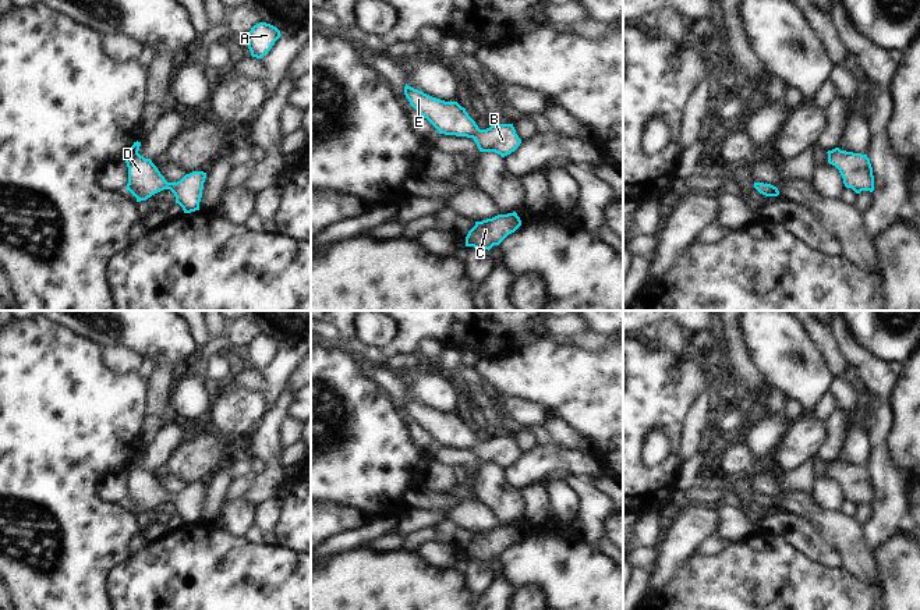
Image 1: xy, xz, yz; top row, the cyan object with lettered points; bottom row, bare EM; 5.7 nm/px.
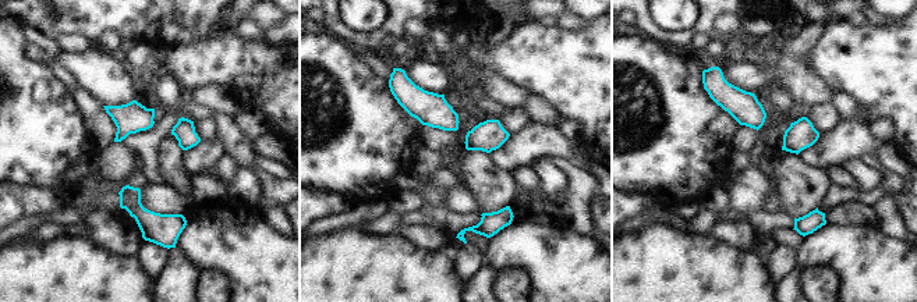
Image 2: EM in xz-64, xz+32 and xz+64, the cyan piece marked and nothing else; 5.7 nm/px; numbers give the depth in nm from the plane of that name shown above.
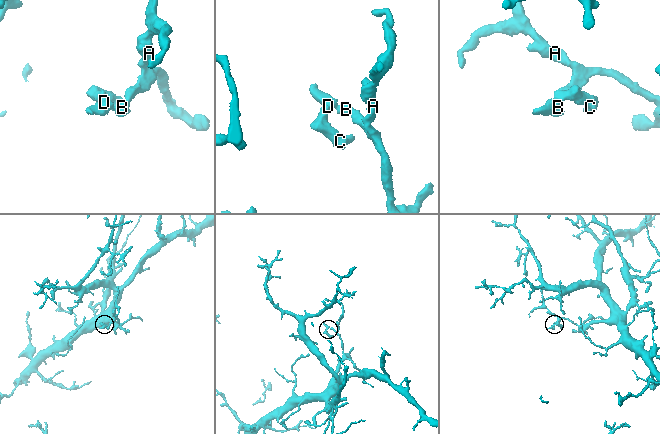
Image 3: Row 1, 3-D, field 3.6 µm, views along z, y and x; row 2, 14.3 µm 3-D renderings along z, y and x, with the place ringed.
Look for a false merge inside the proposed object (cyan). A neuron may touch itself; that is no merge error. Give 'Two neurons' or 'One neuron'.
One neuron

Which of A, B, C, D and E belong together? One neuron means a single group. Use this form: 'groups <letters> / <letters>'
groups A B C D E

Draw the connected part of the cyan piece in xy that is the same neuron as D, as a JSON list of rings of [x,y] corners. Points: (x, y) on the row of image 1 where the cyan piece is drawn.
[[[134,142],[123,156],[128,167],[125,189],[137,198],[137,202],[146,201],[163,189],[170,189],[176,196],[176,203],[183,208],[184,213],[199,210],[206,173],[192,171],[177,182],[167,182],[152,160],[138,153],[139,146],[141,142]]]

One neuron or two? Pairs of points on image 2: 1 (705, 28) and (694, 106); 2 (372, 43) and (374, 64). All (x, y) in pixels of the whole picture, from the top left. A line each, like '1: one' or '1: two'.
1: two
2: two

